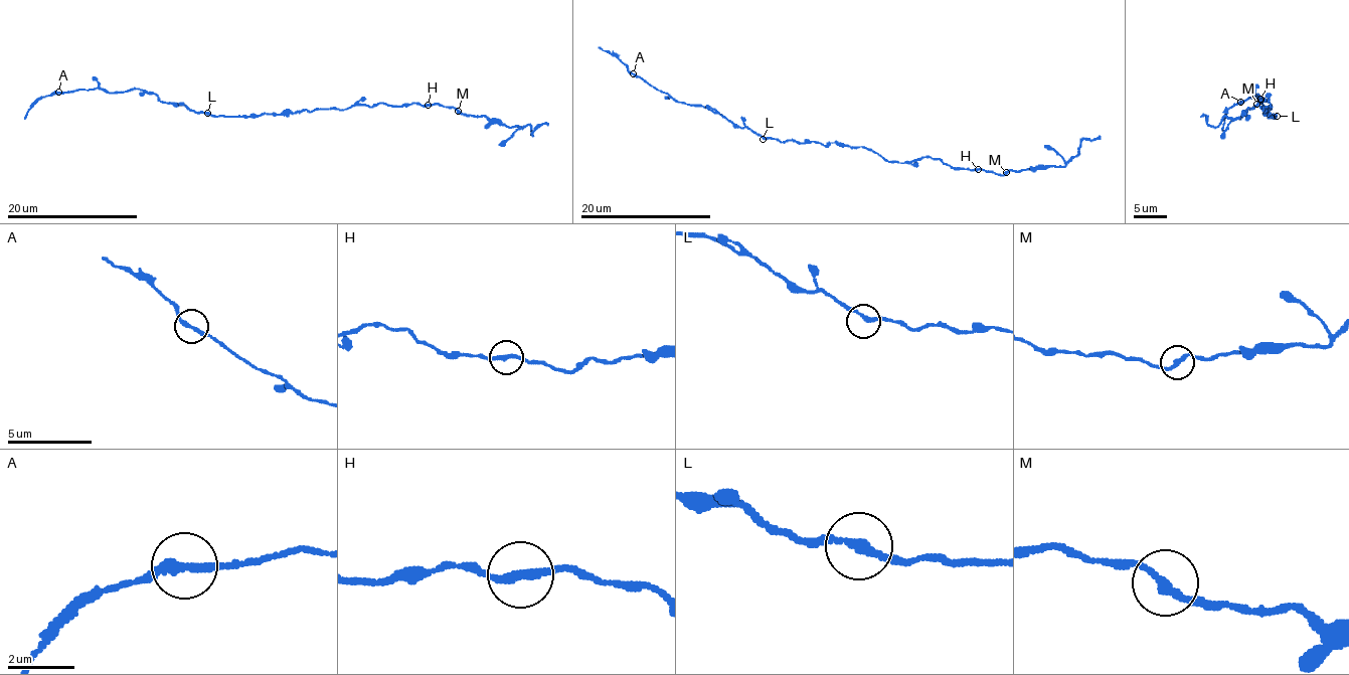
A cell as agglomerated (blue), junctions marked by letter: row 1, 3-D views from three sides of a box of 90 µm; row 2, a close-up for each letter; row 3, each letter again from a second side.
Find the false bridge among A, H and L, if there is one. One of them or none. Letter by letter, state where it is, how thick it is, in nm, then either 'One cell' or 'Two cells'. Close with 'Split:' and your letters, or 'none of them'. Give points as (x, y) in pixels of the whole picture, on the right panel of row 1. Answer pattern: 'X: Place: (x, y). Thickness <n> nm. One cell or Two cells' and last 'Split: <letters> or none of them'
A: Place: (1240, 102). Thickness 240 nm. One cell
H: Place: (1260, 99). Thickness 240 nm. One cell
L: Place: (1277, 116). Thickness 240 nm. One cell
Split: none of them

